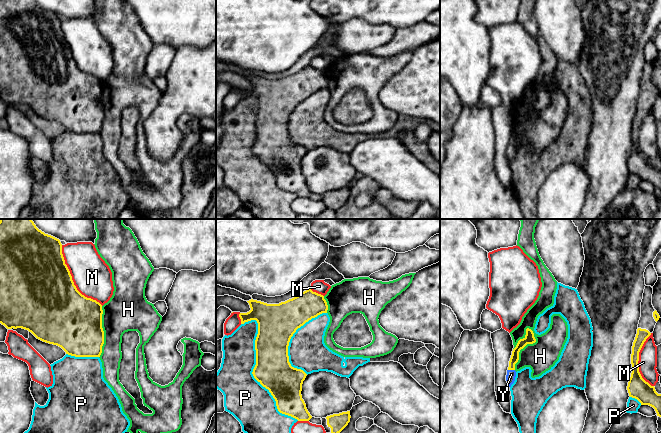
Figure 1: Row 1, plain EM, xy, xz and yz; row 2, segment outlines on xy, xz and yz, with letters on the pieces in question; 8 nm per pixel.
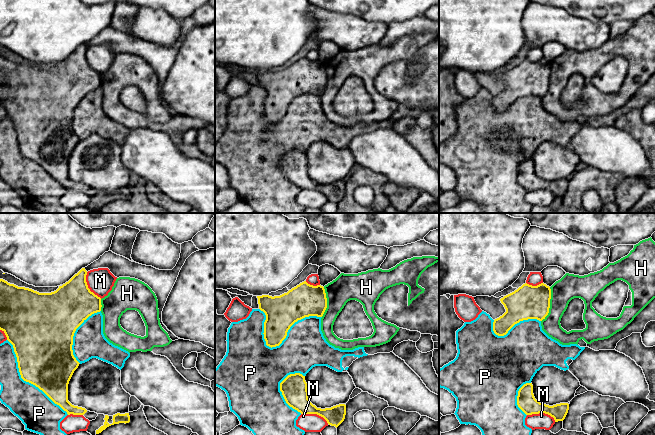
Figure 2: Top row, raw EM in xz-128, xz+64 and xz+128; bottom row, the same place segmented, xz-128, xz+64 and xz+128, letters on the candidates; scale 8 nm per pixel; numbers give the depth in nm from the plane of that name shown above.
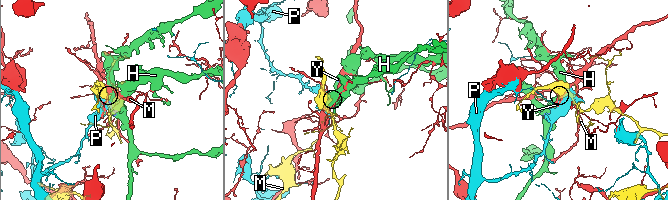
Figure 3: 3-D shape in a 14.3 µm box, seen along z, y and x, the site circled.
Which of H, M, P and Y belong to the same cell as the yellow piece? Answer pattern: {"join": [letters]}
{"join": ["Y"]}

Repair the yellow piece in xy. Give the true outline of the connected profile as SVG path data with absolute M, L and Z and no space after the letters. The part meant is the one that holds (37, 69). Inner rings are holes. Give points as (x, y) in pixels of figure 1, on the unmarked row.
M0 0L0 99L7 105L22 104L31 108L37 115L61 123L66 130L75 133L100 133L104 120L102 104L102 81L91 74L82 71L74 61L70 47L62 30L62 20L59 15L45 10L35 0Z

